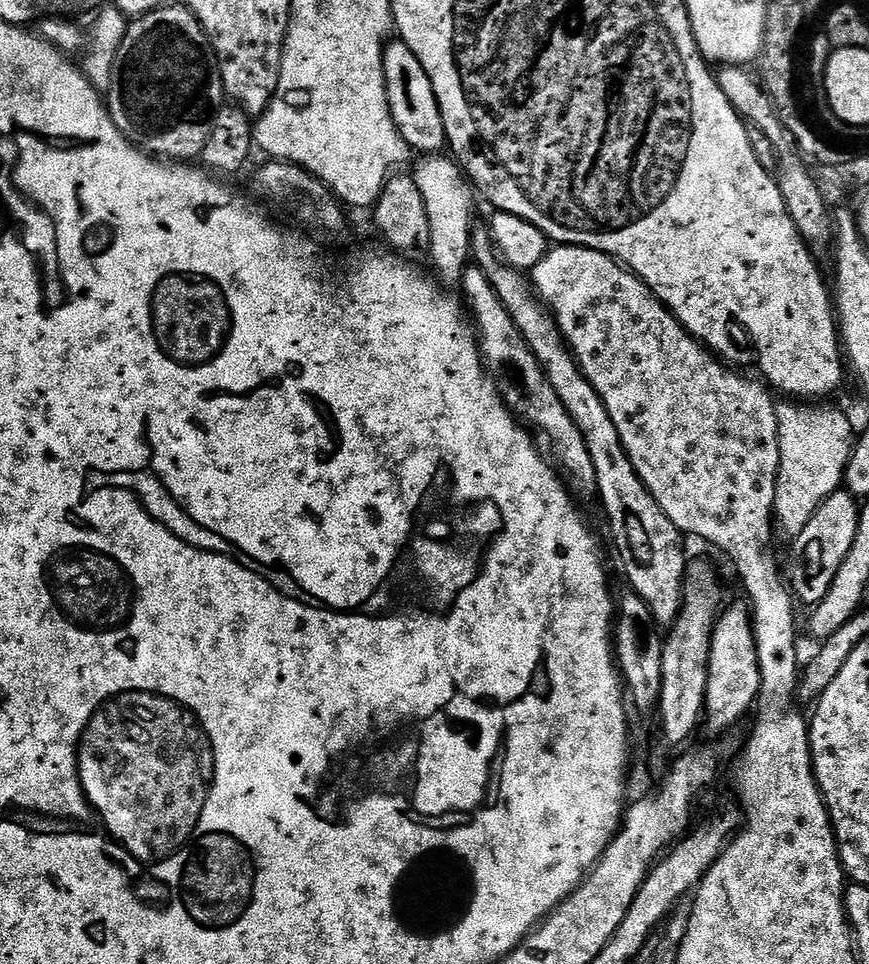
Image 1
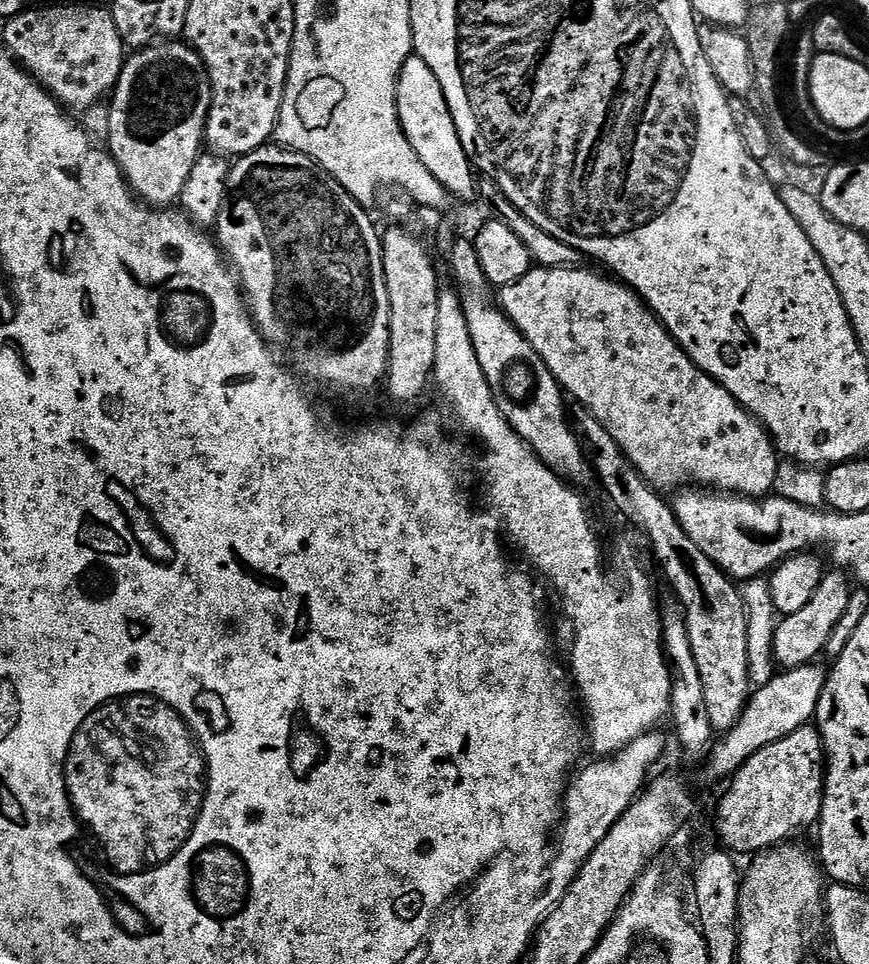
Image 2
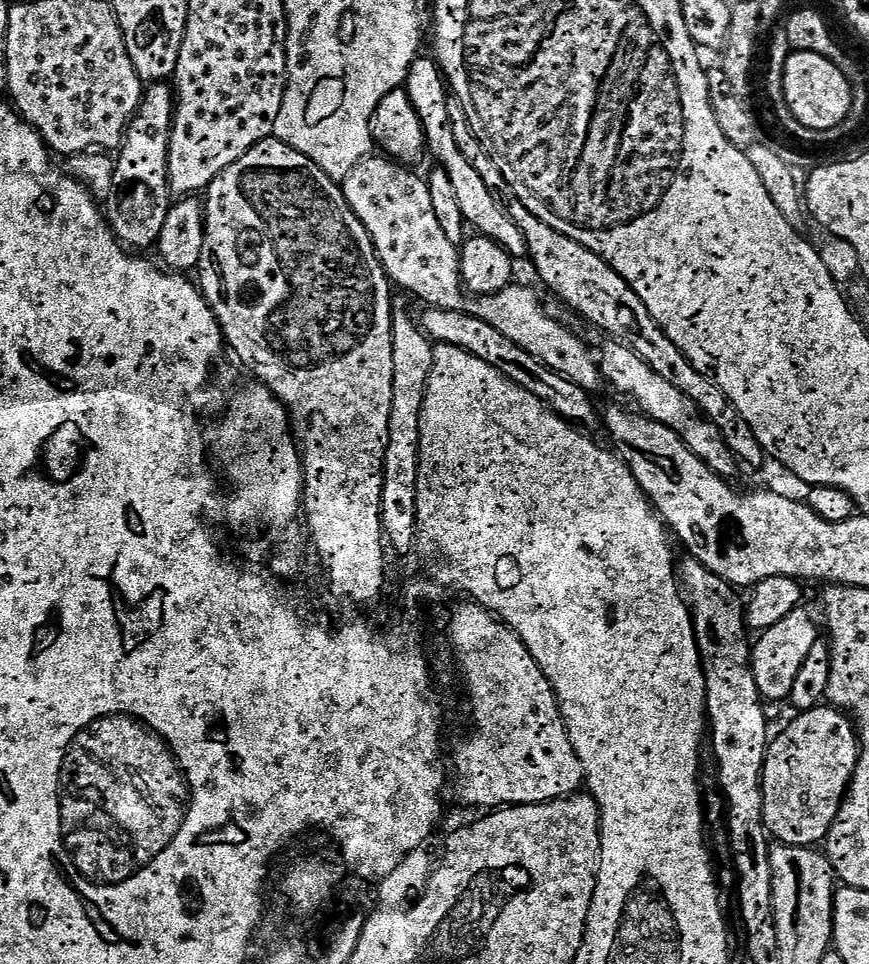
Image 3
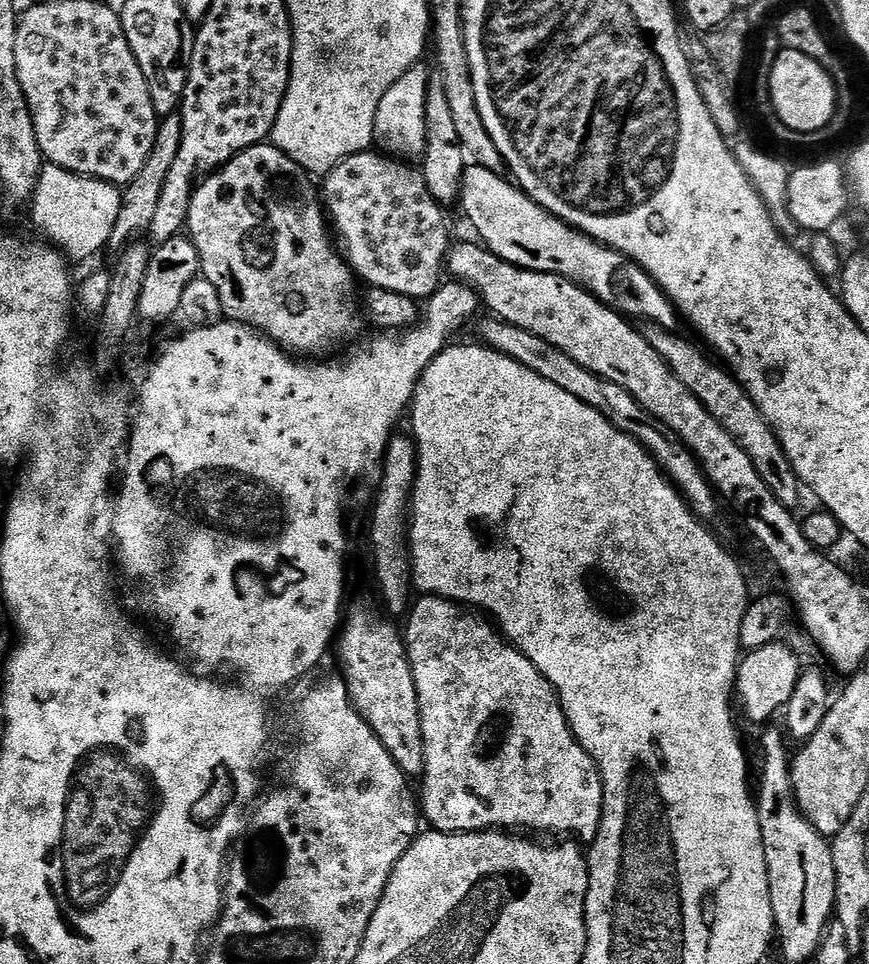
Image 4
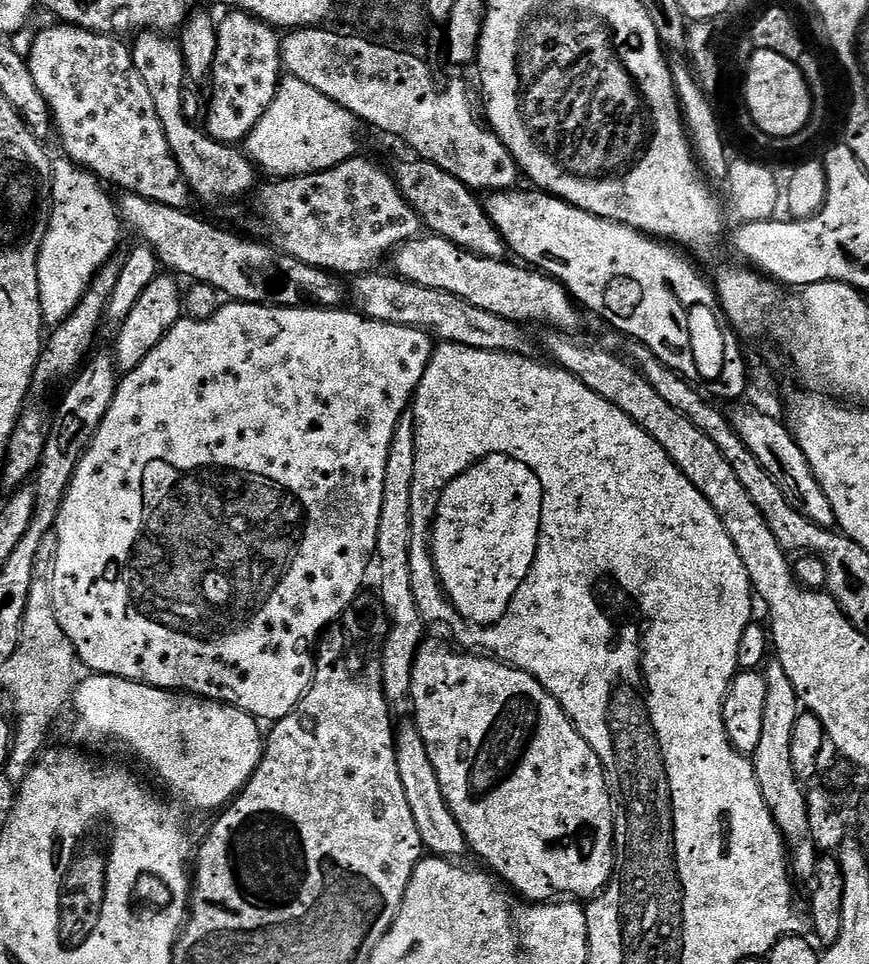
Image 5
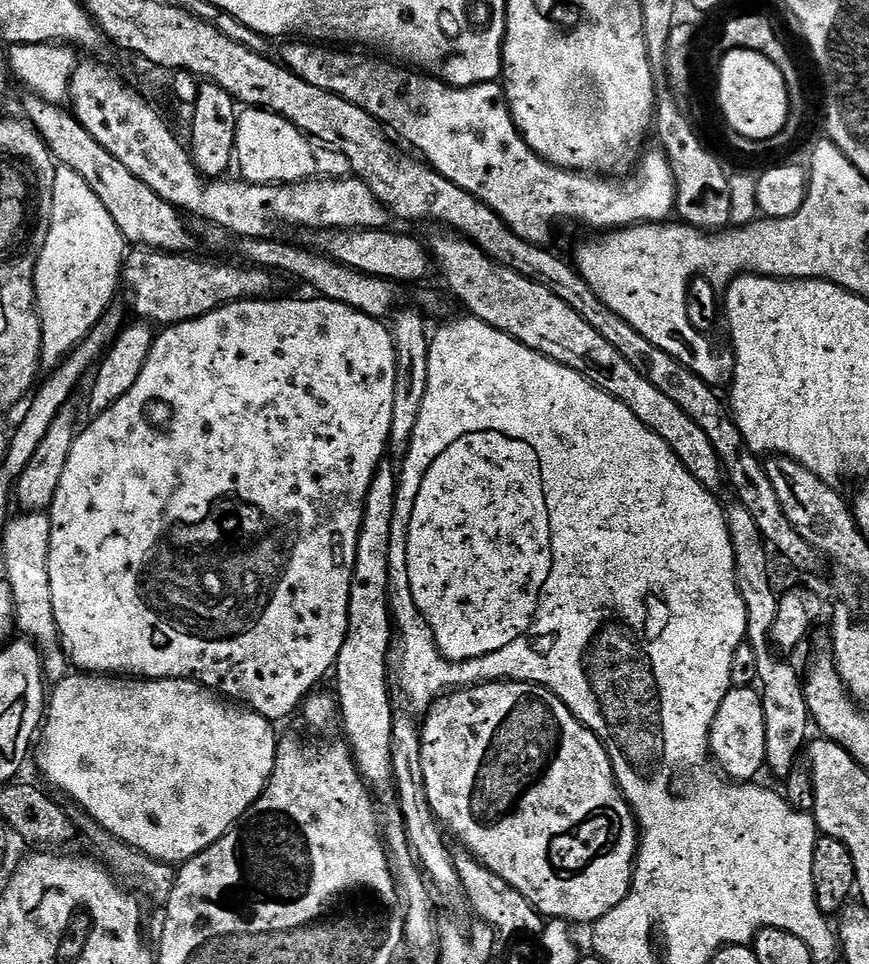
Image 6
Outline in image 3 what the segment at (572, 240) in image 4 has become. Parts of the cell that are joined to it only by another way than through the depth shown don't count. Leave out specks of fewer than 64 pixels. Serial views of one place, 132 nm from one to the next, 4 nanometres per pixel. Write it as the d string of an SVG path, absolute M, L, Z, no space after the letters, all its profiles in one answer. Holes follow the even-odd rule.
M418 58L412 63L408 71L406 91L417 111L418 118L424 127L427 136L427 151L436 155L436 160L441 169L447 172L450 182L454 182L454 190L458 193L458 206L462 206L462 214L469 225L476 227L475 231L482 236L488 236L494 242L503 246L513 258L523 257L528 251L528 244L524 240L522 230L508 217L508 213L501 204L492 196L492 190L486 186L486 182L466 162L466 158L460 153L460 148L454 142L454 130L448 118L449 89L441 73L440 65L435 59Z

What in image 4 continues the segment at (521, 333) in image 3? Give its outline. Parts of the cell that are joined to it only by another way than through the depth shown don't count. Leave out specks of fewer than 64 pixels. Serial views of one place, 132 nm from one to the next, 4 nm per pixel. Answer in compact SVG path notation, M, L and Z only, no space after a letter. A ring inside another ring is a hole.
M369 150L359 152L350 158L346 158L336 168L333 168L327 176L322 180L322 203L326 209L326 215L330 221L331 227L334 229L335 239L338 241L338 247L345 260L348 261L348 267L361 281L365 280L365 285L373 288L381 288L382 290L394 290L394 294L406 294L412 300L417 302L427 301L429 296L432 296L437 288L442 283L442 269L446 264L446 257L450 247L450 239L448 240L448 224L444 221L441 205L436 203L436 199L430 194L430 190L424 181L423 171L416 172L411 163L401 162L388 155L383 155L379 151Z

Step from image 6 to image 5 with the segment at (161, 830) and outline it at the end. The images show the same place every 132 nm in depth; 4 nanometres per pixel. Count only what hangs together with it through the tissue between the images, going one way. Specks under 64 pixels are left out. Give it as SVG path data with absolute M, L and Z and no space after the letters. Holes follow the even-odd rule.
M88 674L76 686L74 708L75 704L78 739L88 744L100 744L103 740L125 744L146 767L156 771L157 778L174 795L188 800L189 806L200 812L215 813L231 804L264 757L266 740L262 732L260 736L261 725L256 717L233 704L221 704L219 700L205 700L202 696L179 690L155 688L121 676Z

